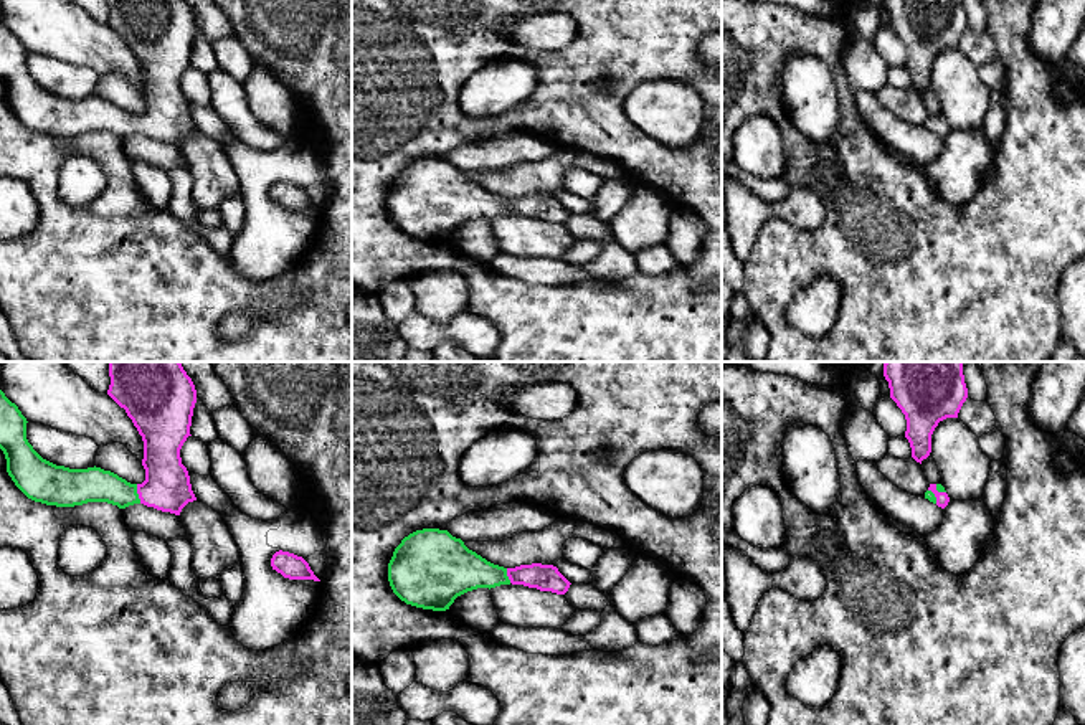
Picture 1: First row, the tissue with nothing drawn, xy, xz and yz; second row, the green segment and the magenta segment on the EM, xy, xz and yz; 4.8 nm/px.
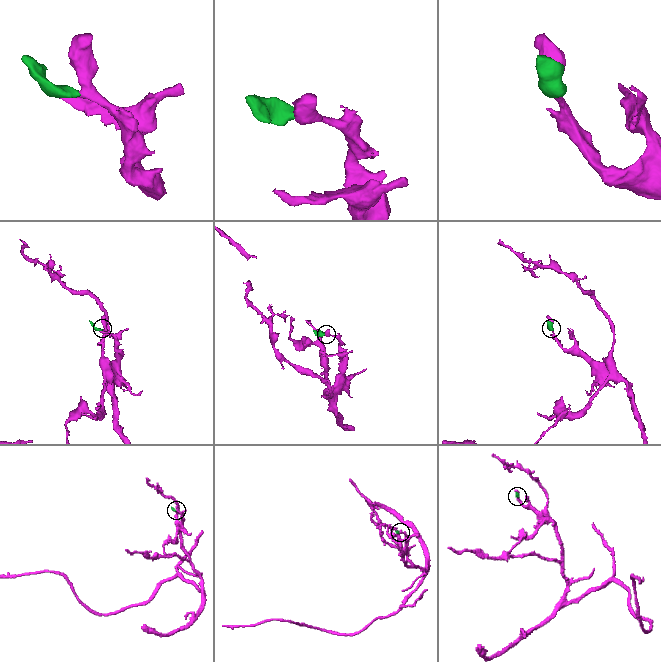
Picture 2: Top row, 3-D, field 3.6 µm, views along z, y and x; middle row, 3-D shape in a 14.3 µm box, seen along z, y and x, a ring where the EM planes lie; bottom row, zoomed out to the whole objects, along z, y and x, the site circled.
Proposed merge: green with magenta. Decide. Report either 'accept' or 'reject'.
accept

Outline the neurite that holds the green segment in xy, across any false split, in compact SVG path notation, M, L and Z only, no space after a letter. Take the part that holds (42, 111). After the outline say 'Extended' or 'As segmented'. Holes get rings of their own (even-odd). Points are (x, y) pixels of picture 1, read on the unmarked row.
M109 0L111 15L107 25L126 40L144 71L145 111L130 114L111 101L101 97L69 99L43 89L26 69L26 48L18 36L12 33L0 20L0 79L7 89L7 102L15 116L31 130L56 137L74 137L88 132L107 132L126 139L134 134L144 134L162 142L180 145L182 139L197 130L187 97L182 94L180 79L190 64L197 20L185 0Z. Extended

